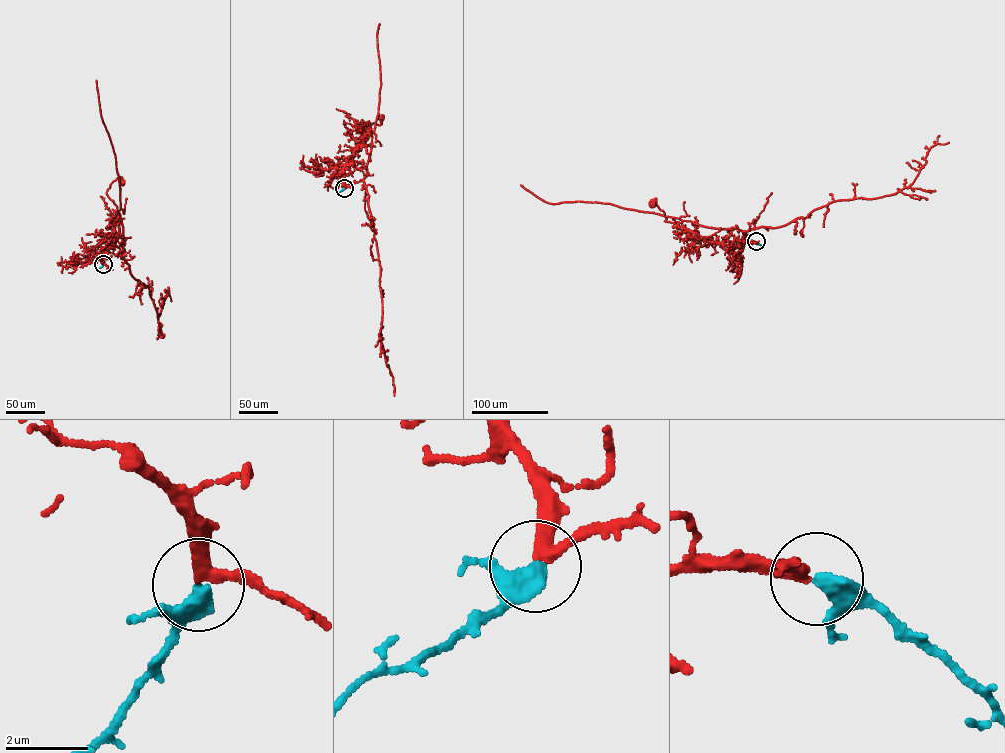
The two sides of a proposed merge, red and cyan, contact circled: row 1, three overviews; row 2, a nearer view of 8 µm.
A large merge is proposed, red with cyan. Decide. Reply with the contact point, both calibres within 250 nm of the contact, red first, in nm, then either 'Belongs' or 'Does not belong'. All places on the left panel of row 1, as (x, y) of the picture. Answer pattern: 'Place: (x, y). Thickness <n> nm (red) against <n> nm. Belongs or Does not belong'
Place: (103, 264). Thickness 260 nm (red) against 280 nm. Belongs

